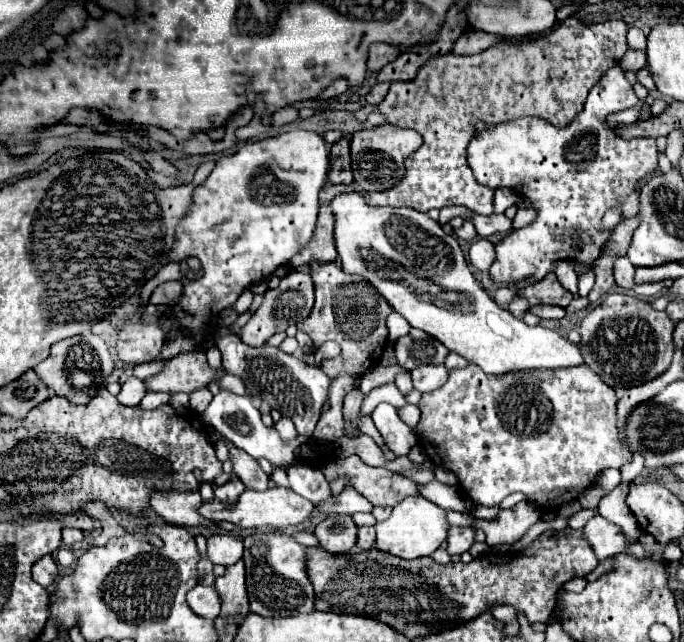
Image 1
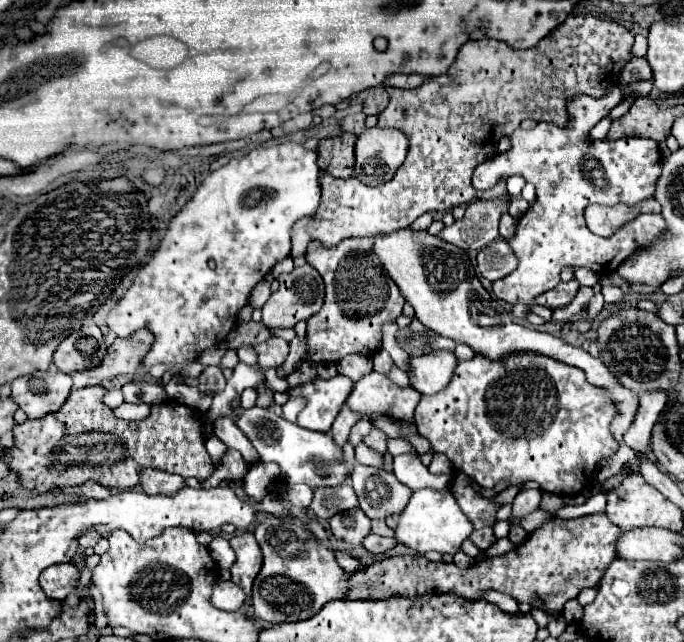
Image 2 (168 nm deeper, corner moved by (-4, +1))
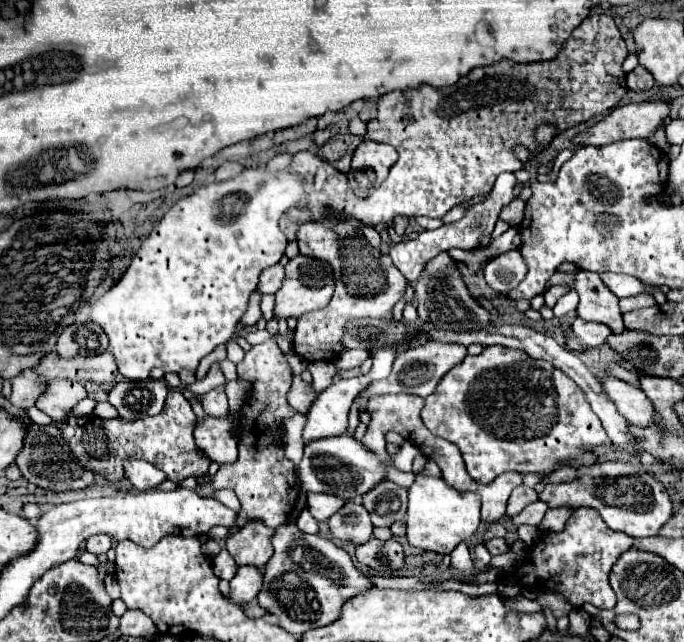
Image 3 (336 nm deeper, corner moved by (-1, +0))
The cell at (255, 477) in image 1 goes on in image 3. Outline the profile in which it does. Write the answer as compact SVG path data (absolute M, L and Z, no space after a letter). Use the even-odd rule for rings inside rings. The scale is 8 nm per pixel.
M224 386L212 388L210 392L198 396L198 400L200 400L204 412L210 416L226 416L228 414L228 400L226 400Z

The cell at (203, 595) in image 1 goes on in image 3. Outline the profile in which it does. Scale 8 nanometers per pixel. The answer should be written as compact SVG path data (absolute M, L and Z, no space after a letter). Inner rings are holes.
M242 566L236 576L230 580L230 600L234 604L252 602L262 588L262 568Z

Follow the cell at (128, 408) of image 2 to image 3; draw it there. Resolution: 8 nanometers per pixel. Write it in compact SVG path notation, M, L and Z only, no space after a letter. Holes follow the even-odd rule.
M96 402L96 406L94 406L94 412L92 412L92 416L100 416L100 418L118 418L118 412L116 412L116 408L110 404L110 402Z

